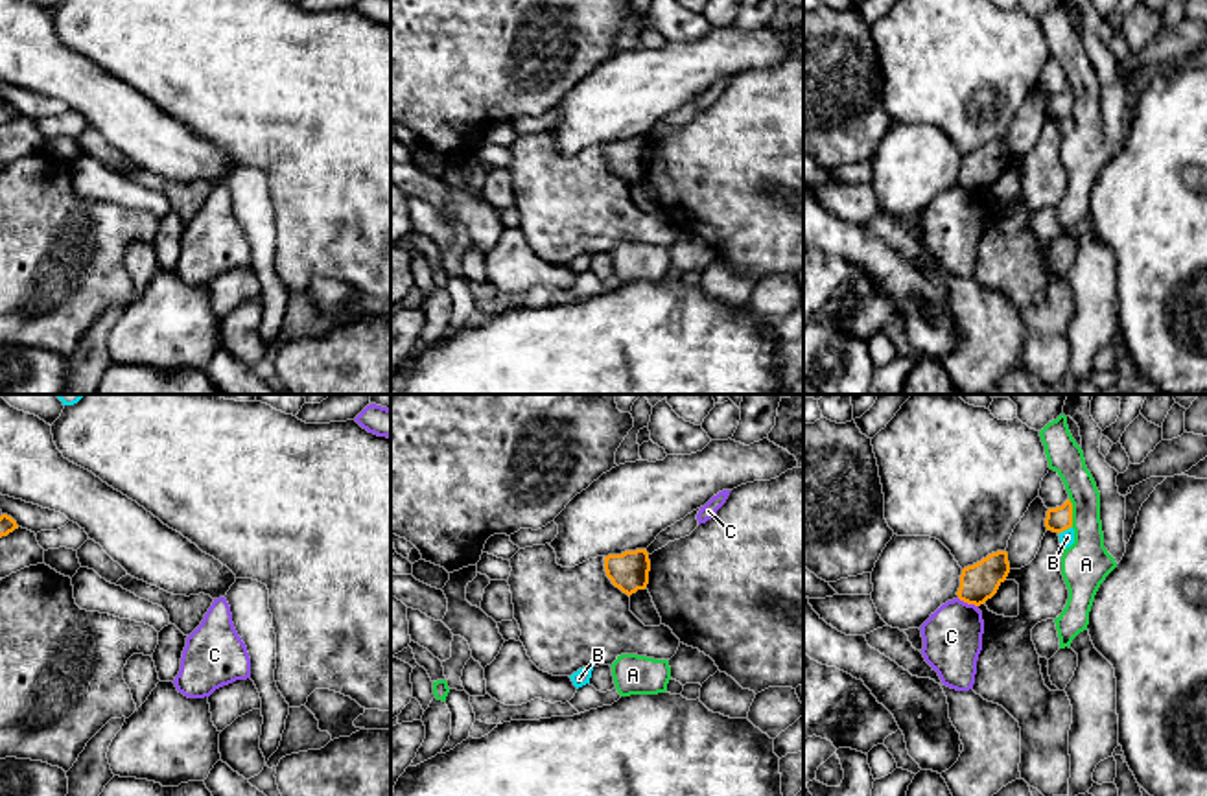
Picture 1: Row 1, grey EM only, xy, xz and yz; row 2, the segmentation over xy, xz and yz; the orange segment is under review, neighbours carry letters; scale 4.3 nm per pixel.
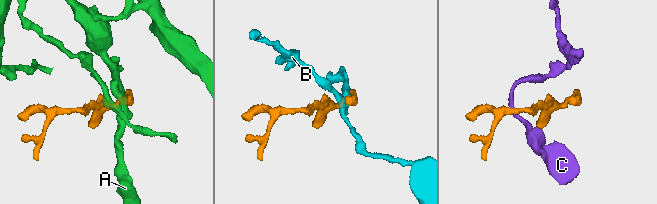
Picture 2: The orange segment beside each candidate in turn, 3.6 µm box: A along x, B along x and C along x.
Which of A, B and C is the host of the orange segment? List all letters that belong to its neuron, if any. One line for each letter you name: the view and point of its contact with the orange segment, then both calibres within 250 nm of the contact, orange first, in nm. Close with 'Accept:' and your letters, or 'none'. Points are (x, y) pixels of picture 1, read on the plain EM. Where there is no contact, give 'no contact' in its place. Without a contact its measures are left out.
Accept: none

